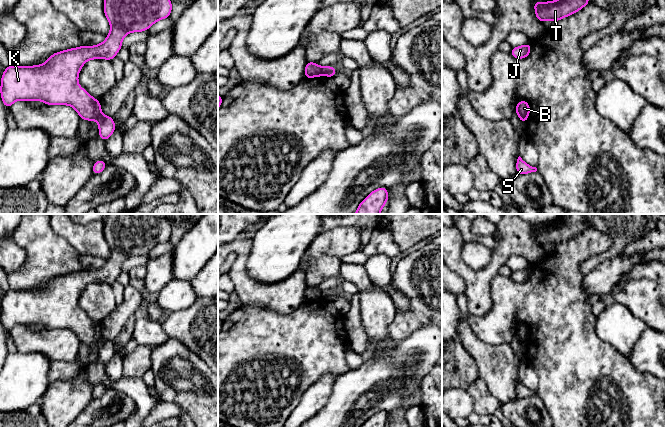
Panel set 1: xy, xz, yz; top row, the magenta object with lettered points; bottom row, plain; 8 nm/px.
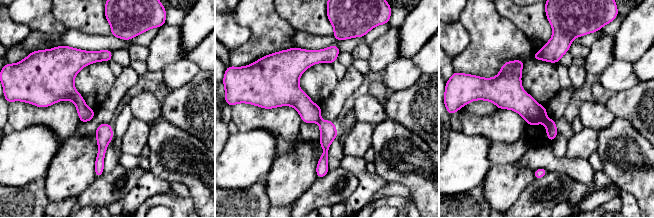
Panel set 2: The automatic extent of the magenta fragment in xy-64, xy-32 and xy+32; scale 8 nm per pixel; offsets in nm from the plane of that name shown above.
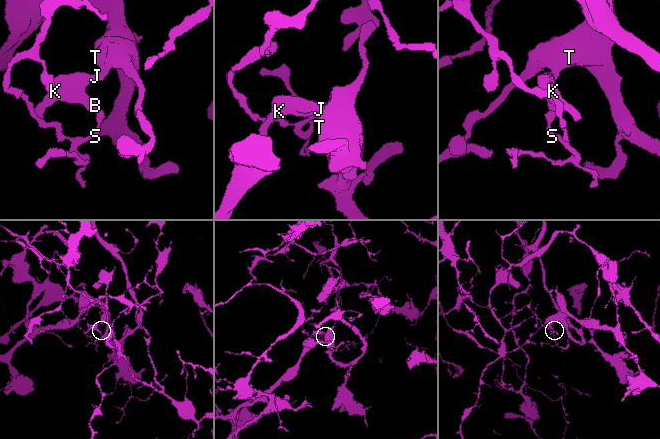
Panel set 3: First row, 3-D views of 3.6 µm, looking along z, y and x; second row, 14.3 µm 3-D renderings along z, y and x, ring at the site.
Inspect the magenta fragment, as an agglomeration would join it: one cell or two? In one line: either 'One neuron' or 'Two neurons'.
Two neurons

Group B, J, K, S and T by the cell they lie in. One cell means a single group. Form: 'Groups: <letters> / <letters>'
Groups: B J K T / S

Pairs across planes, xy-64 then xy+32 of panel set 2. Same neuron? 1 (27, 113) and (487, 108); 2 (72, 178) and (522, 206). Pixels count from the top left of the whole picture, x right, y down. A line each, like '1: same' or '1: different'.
1: different
2: different

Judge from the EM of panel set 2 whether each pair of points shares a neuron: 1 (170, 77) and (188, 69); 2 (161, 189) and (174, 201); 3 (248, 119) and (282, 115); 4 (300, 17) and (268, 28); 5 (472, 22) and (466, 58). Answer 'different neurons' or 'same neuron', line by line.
1: same neuron
2: different neurons
3: same neuron
4: different neurons
5: same neuron

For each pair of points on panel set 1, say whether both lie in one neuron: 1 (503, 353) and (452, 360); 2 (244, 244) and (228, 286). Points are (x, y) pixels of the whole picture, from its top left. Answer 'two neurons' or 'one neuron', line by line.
1: two neurons
2: two neurons

